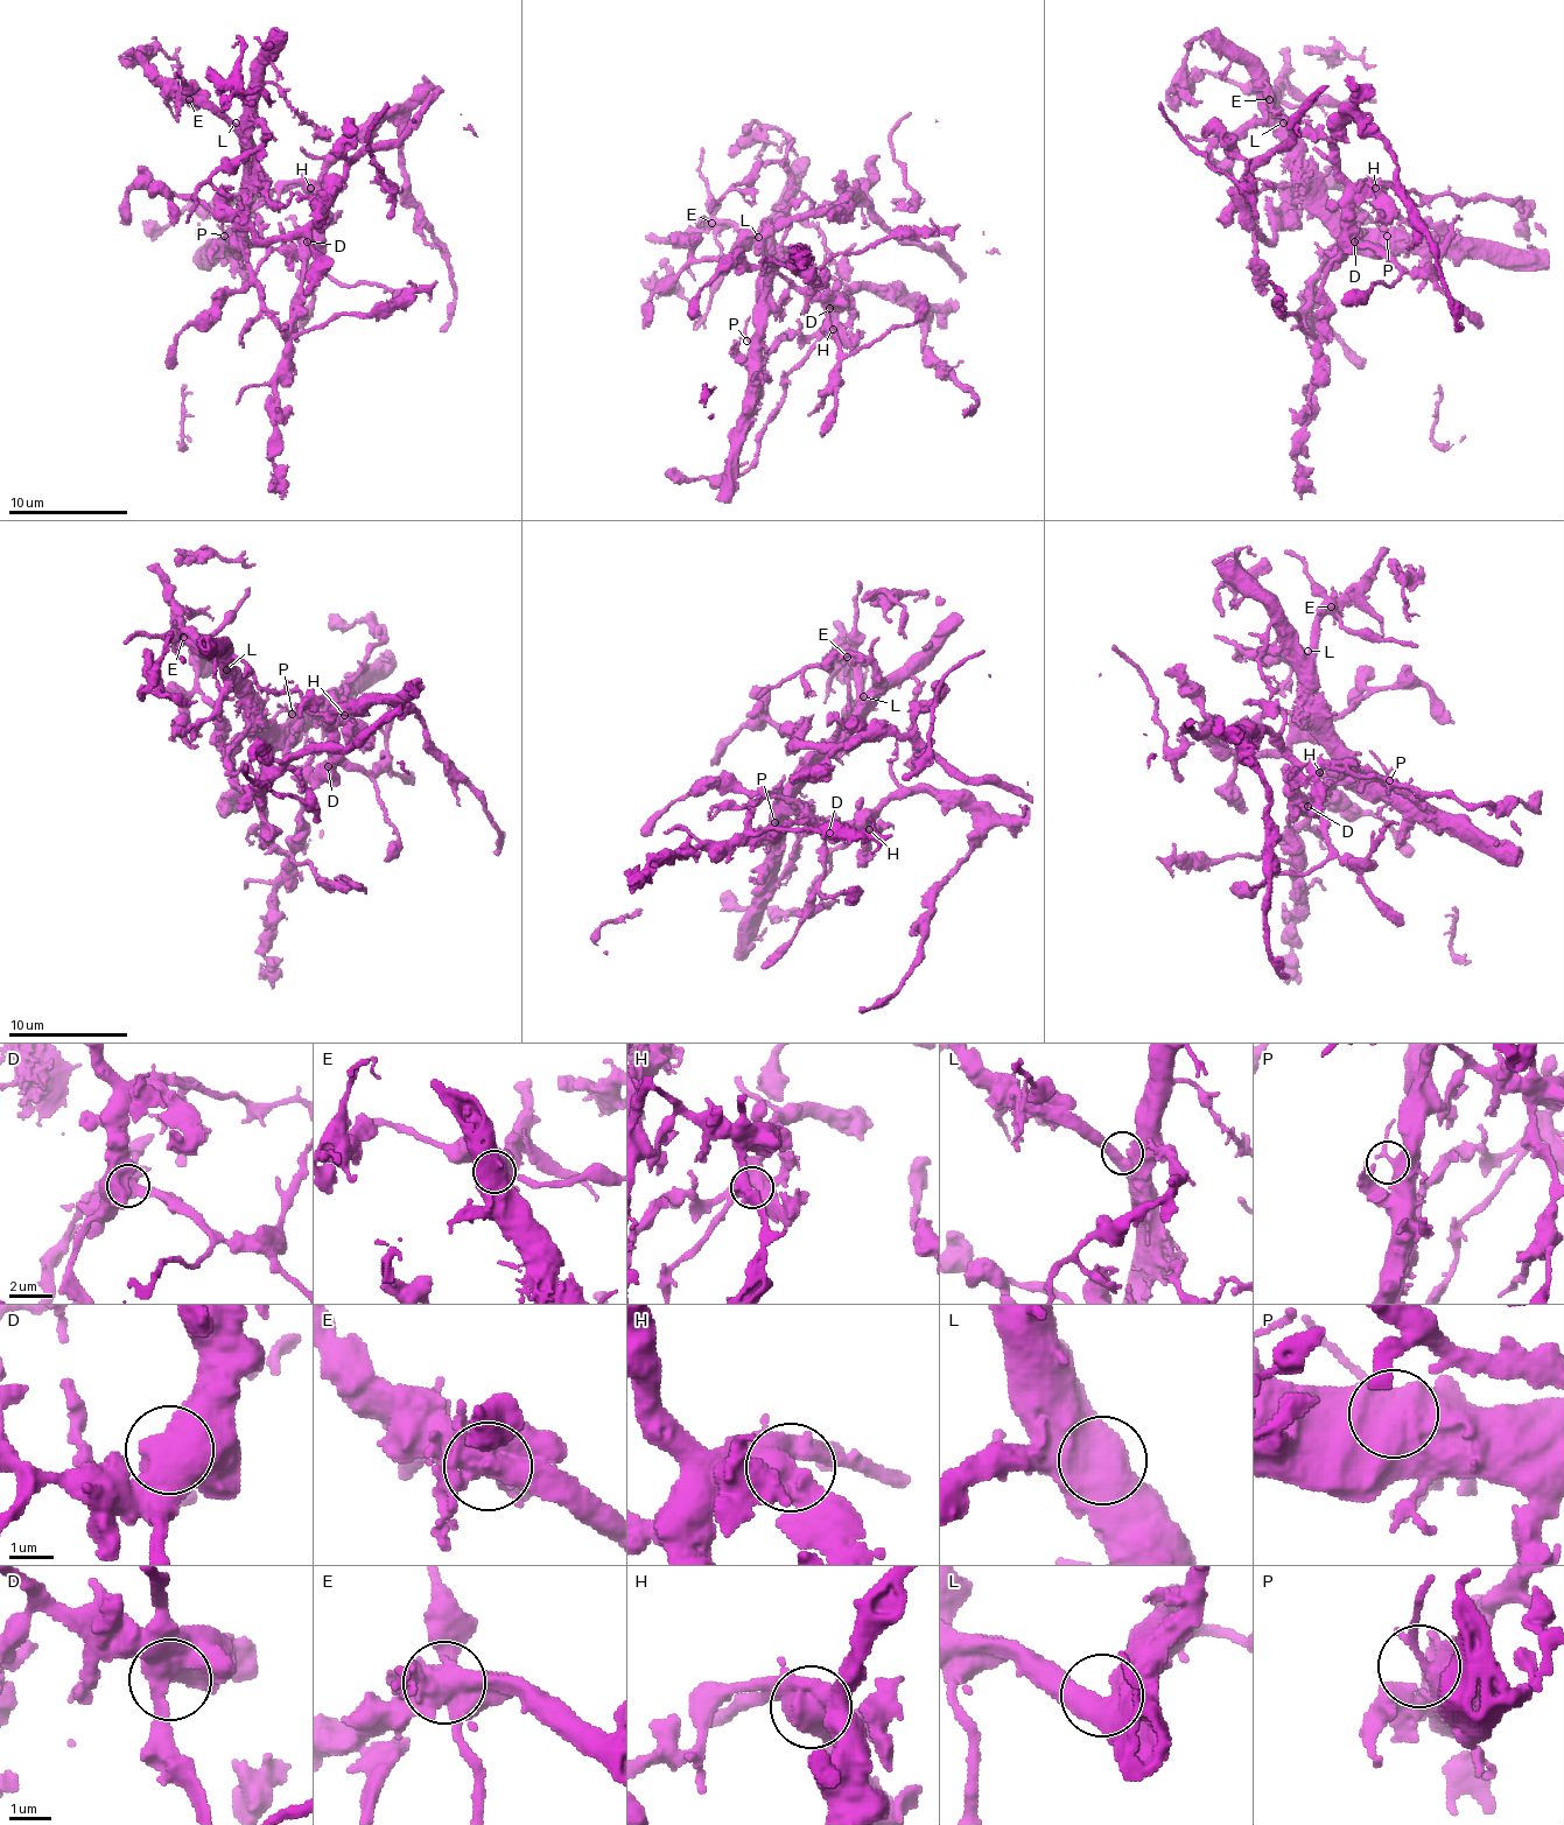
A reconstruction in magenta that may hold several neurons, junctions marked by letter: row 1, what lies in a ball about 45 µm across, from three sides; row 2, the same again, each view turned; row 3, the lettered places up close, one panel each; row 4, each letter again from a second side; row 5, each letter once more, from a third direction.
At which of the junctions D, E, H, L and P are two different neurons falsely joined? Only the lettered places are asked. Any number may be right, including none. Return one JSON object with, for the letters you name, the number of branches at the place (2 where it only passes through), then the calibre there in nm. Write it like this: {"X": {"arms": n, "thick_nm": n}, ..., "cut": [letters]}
{"cut": []}

